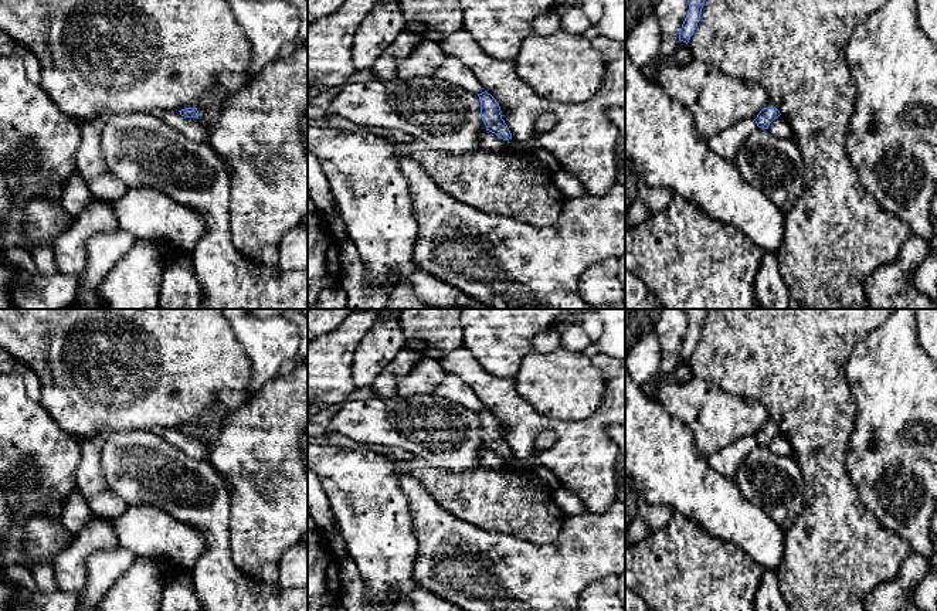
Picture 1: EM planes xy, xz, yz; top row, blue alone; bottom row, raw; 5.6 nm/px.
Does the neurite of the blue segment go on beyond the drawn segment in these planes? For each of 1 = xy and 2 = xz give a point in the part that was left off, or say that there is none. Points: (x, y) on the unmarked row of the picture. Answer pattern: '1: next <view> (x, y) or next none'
1: next none
2: next none

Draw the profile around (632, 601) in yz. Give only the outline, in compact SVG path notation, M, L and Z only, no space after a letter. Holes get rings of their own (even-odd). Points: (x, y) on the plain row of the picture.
M625 588L625 611L649 611L649 608L638 594Z

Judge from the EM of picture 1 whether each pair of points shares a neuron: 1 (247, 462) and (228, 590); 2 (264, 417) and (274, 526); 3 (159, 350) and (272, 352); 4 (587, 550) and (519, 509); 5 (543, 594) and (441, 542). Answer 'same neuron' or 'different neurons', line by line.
1: different neurons
2: same neuron
3: different neurons
4: different neurons
5: same neuron

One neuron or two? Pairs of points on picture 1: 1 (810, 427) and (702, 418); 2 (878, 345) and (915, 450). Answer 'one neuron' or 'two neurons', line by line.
1: two neurons
2: one neuron

